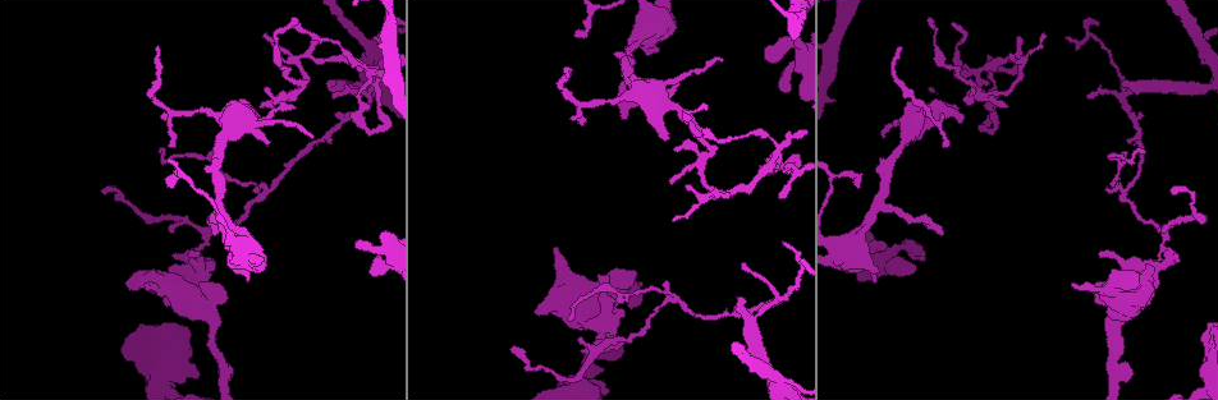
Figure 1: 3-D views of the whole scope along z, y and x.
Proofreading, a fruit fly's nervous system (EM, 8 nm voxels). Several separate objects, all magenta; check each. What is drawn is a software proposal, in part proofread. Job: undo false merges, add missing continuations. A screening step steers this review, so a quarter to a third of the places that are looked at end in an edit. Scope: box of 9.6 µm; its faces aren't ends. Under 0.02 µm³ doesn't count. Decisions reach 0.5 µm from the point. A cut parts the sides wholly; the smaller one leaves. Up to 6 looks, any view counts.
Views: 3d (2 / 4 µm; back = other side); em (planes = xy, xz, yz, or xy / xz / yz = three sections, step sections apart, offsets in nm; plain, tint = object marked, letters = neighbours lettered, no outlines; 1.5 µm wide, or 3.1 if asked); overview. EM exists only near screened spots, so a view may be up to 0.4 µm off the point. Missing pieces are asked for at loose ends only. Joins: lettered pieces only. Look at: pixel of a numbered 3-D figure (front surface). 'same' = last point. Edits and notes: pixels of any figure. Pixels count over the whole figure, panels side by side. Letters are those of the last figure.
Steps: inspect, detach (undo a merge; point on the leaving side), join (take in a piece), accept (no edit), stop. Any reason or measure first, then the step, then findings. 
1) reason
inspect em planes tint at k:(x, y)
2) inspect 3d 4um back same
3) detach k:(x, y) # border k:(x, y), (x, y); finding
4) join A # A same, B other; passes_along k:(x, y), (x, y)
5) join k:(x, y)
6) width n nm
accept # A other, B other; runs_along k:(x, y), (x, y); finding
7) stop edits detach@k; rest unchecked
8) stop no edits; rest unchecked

abrupt turn
inspect em yz step 4 tint at 1:(1017, 54)

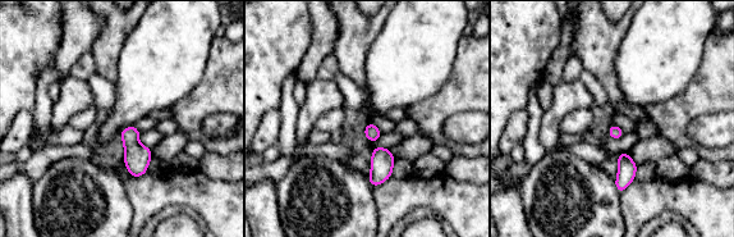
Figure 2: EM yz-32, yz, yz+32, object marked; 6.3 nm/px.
inspect em planes tint same

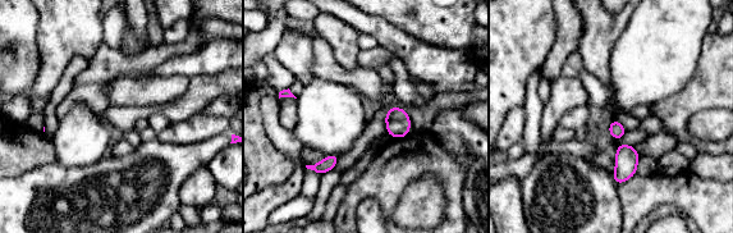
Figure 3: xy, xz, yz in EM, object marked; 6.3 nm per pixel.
inspect em planes letters same

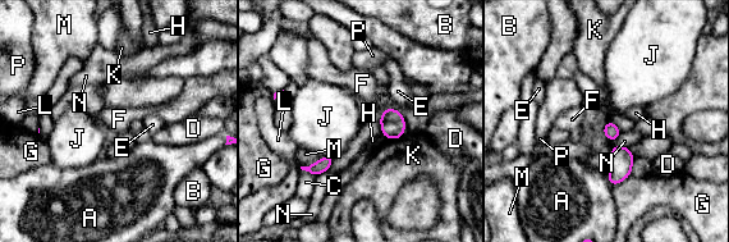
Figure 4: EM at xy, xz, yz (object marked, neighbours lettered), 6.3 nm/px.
accept # A other, B other, C other, D other, E other, F other, G other, H other, J other, K other, L other, M other, N other, P other; border 4:(333, 156), (320, 158); continuous, no second cell

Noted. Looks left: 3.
thick turns thin
inspect 3d 4um at 1:(1151, 86)

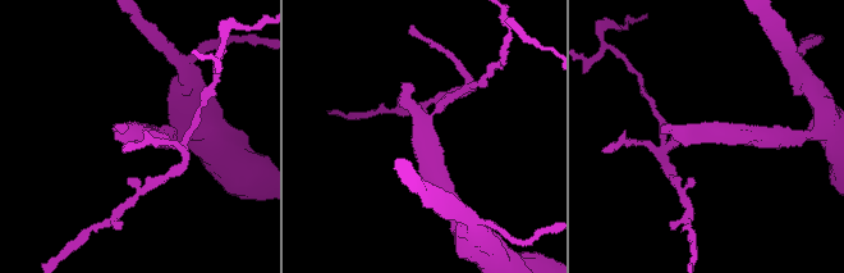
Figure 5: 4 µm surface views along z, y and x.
now the EM
inspect em xz step 8 letters at 5:(714, 133)

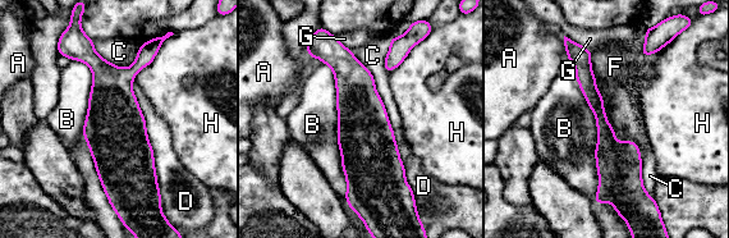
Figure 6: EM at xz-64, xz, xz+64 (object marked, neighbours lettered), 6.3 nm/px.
accept # A other, B other, C other, D other, F other, G other, H other; border 6:(590, 50), (605, 118), (642, 160); continuous, no second cell

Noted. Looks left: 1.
branch stops here
inspect em planes letters at 1:(379, 235)

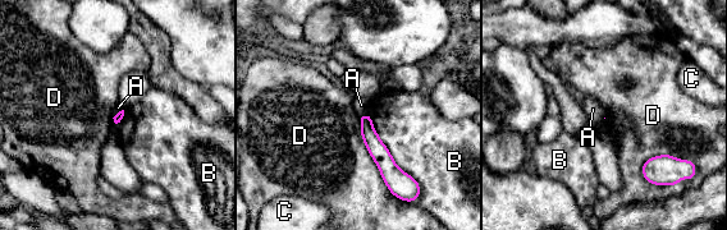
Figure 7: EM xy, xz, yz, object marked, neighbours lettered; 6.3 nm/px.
accept # A other, B other, C other, D other; runs_along 7:(365, 118), (374, 146), (398, 180); no lettered piece goes on from it

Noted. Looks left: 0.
stop no edits; rest unchecked

